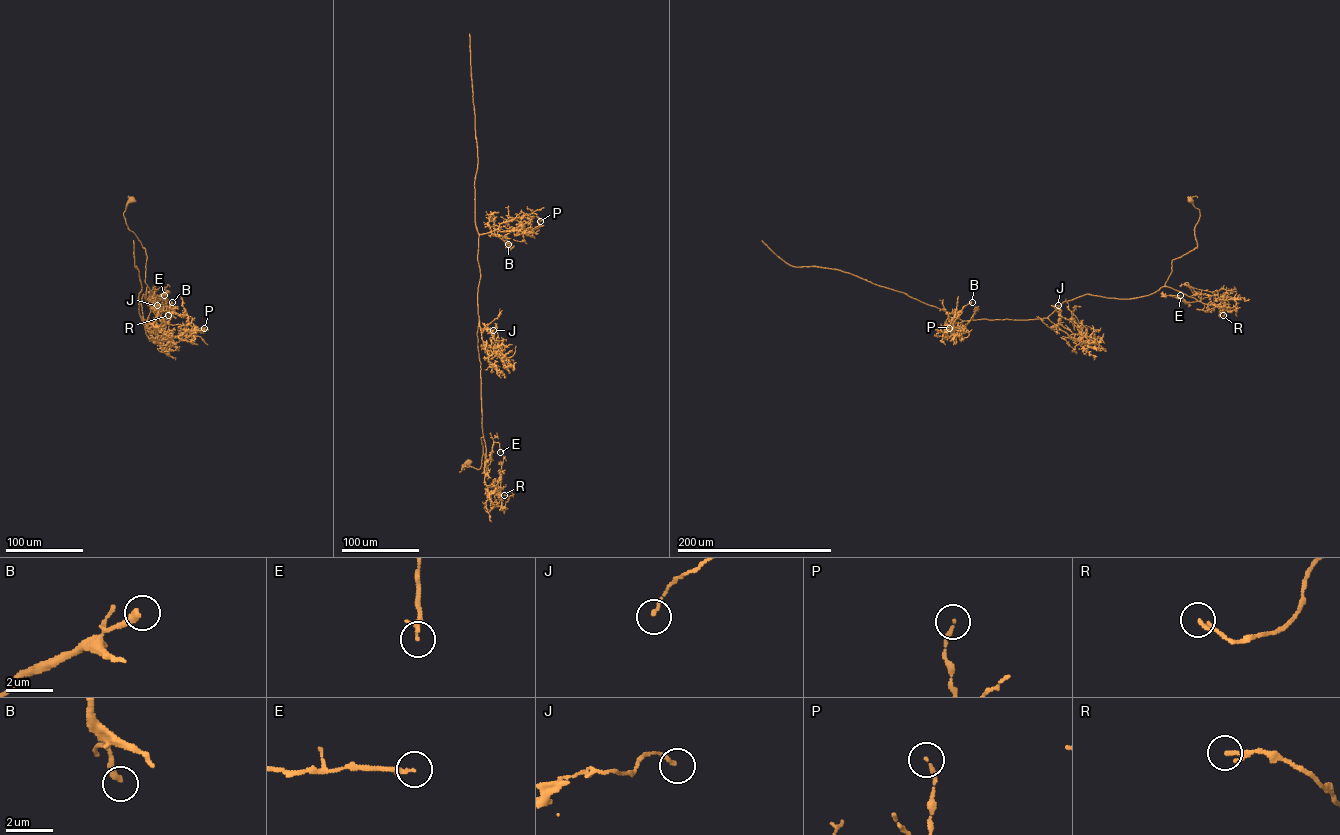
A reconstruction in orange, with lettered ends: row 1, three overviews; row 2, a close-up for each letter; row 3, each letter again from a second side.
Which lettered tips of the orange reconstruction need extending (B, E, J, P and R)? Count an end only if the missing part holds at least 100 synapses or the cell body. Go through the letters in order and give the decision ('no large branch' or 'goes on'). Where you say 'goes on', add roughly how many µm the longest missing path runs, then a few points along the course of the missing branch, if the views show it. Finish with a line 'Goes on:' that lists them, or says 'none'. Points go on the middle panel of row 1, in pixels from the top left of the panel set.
B: no large branch
E: no large branch
J: no large branch
P: no large branch
R: no large branch
Goes on: none

